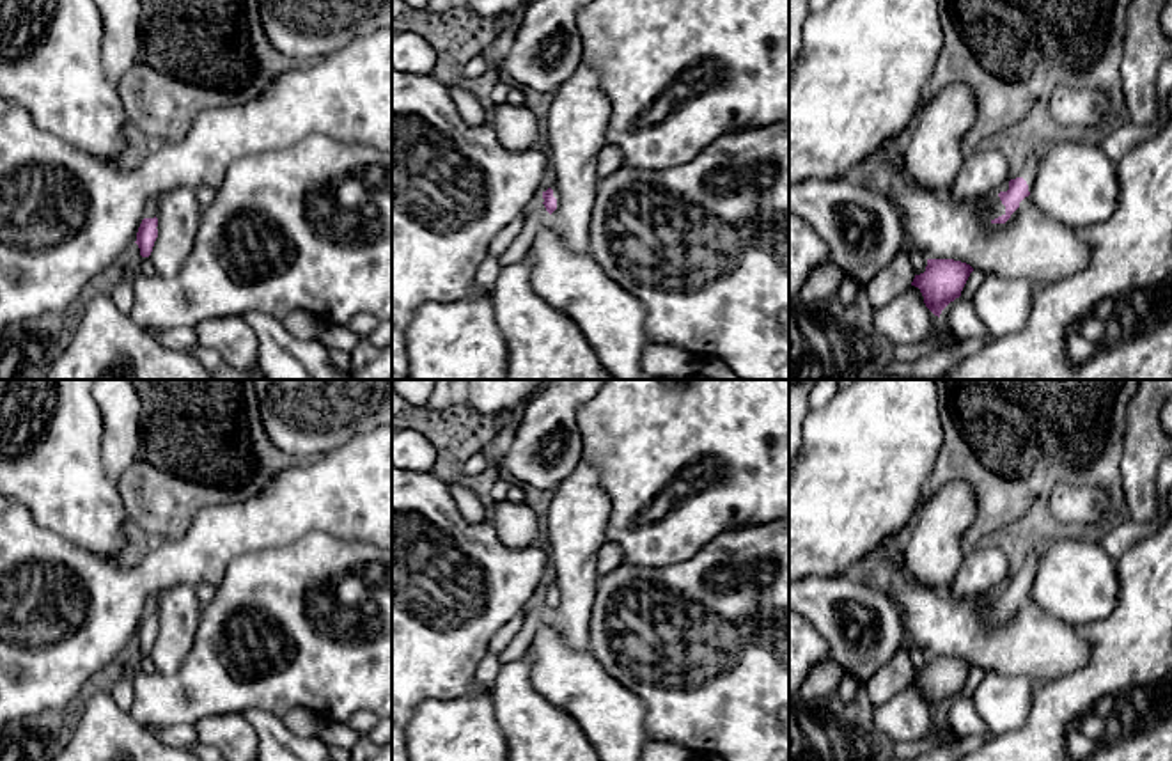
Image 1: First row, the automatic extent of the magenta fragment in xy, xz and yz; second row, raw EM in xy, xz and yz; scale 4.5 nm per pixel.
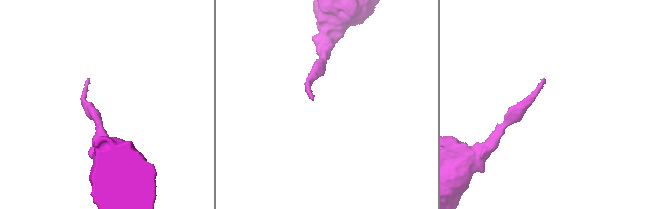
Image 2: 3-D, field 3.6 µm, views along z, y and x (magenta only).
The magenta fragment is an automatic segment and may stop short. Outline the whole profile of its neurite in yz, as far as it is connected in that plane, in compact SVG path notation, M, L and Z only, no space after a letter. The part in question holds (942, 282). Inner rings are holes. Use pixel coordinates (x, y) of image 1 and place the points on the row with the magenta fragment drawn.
M927 259L926 271L915 275L911 286L918 287L926 307L940 318L942 310L961 296L973 268L954 259Z

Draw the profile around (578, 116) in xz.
M587 62L555 90L543 133L560 206L548 227L573 252L590 254L590 211L598 192L598 154L606 147L612 105L599 89L599 73Z

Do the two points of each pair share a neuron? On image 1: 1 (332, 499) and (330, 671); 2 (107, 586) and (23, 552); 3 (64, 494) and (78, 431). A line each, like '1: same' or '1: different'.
1: different
2: same
3: same

